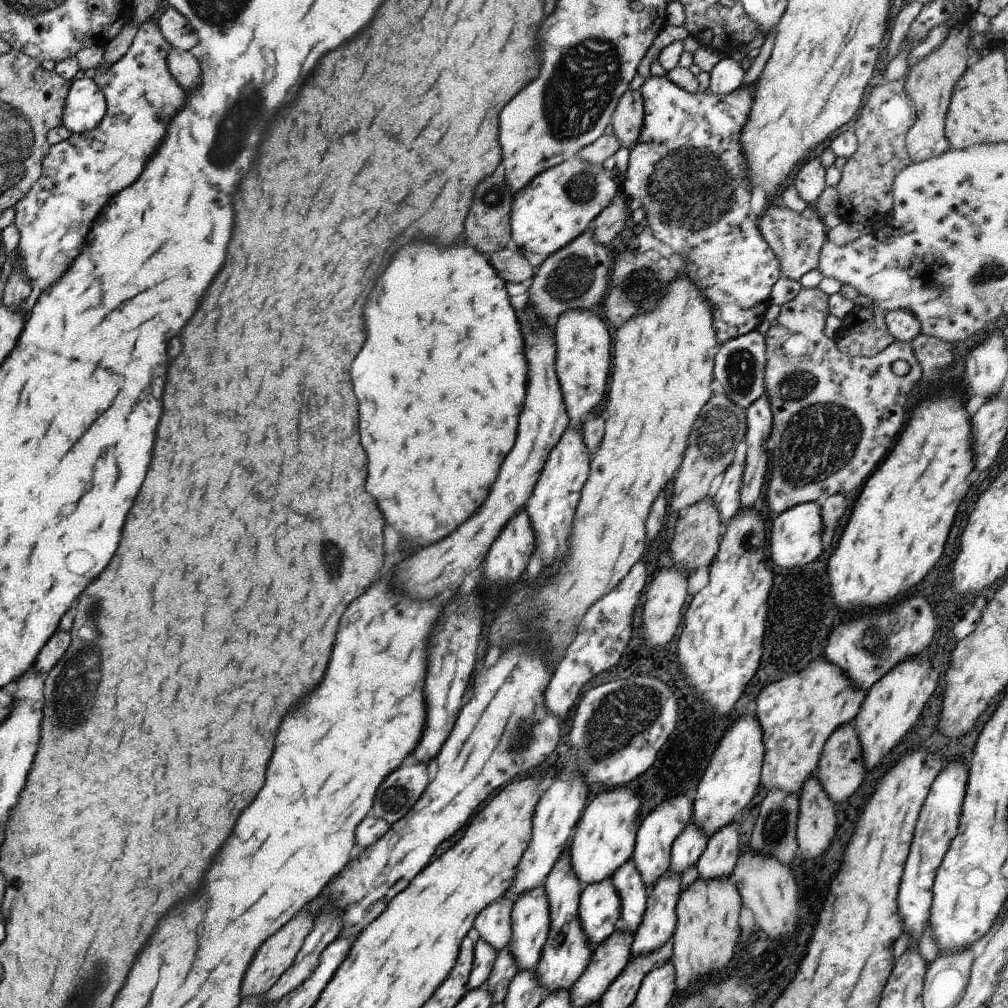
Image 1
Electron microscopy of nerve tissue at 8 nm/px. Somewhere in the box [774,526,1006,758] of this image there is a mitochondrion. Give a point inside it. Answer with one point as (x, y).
(872, 630)

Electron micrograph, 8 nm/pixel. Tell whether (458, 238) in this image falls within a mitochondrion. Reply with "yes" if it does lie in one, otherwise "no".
no

